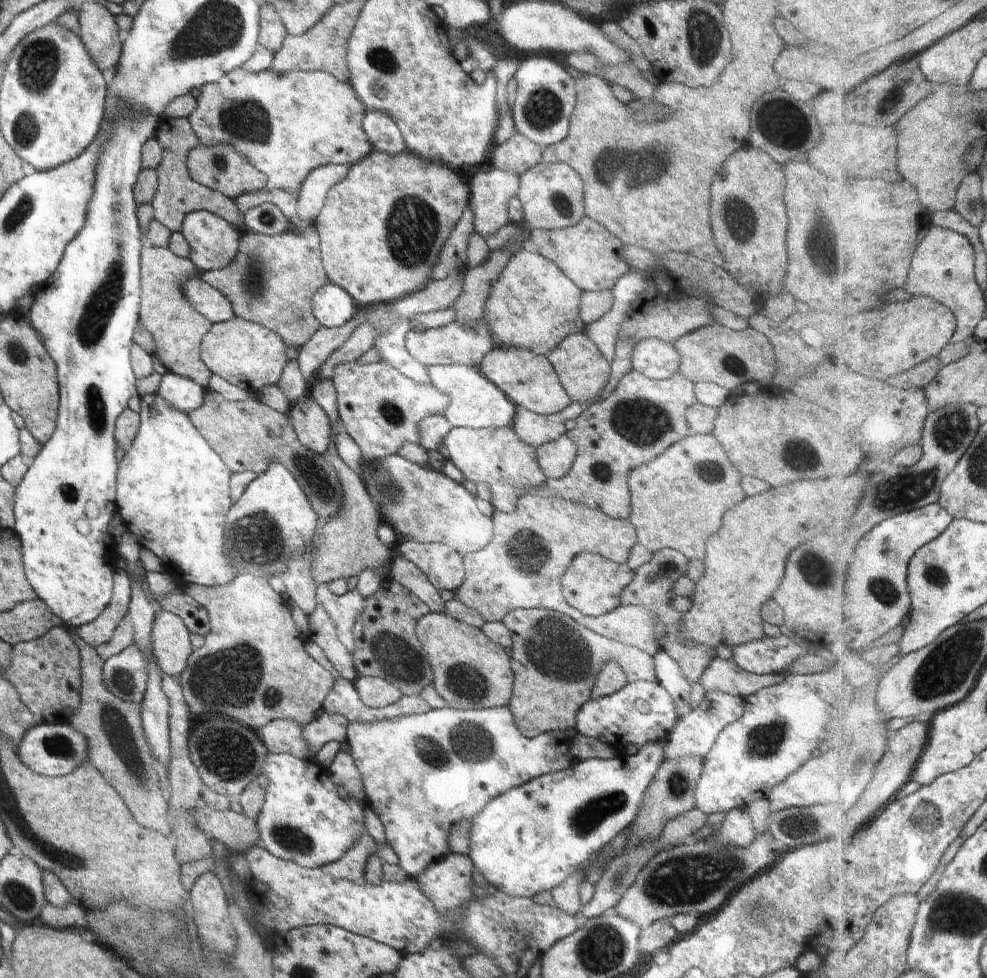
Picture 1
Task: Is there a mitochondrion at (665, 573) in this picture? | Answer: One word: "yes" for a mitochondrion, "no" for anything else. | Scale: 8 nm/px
yes

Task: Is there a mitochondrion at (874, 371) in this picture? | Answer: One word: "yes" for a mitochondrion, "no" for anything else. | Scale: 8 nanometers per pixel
no

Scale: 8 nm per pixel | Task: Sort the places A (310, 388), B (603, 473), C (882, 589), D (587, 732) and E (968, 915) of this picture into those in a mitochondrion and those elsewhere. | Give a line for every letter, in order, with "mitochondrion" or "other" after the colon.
A: other
B: mitochondrion
C: mitochondrion
D: other
E: mitochondrion

